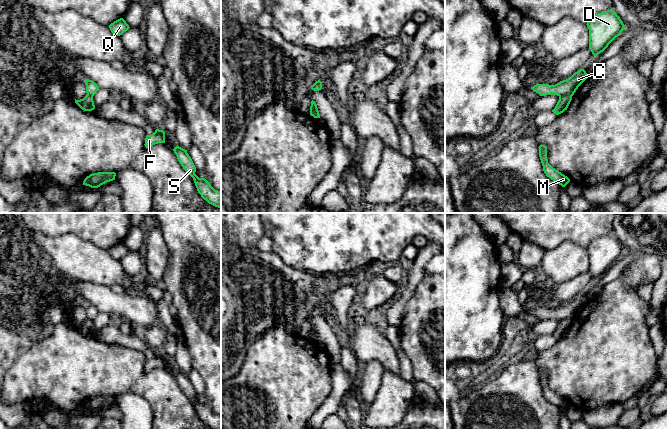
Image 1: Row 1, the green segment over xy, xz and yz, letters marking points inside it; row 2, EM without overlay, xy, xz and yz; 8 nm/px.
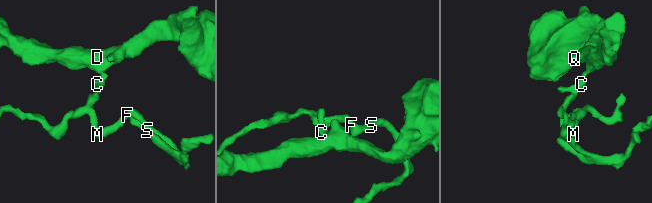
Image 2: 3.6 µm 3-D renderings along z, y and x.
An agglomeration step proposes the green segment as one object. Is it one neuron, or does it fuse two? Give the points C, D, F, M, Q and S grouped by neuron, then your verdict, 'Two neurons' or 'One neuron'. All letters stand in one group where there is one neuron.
Groups: C D Q / F M S. Two neurons

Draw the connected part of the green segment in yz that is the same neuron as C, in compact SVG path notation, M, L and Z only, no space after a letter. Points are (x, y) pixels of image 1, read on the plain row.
M580 293L575 296L571 301L566 304L560 305L555 309L549 308L536 308L531 313L538 317L540 320L546 319L571 319L573 320L578 311L588 302L588 299L584 293Z

